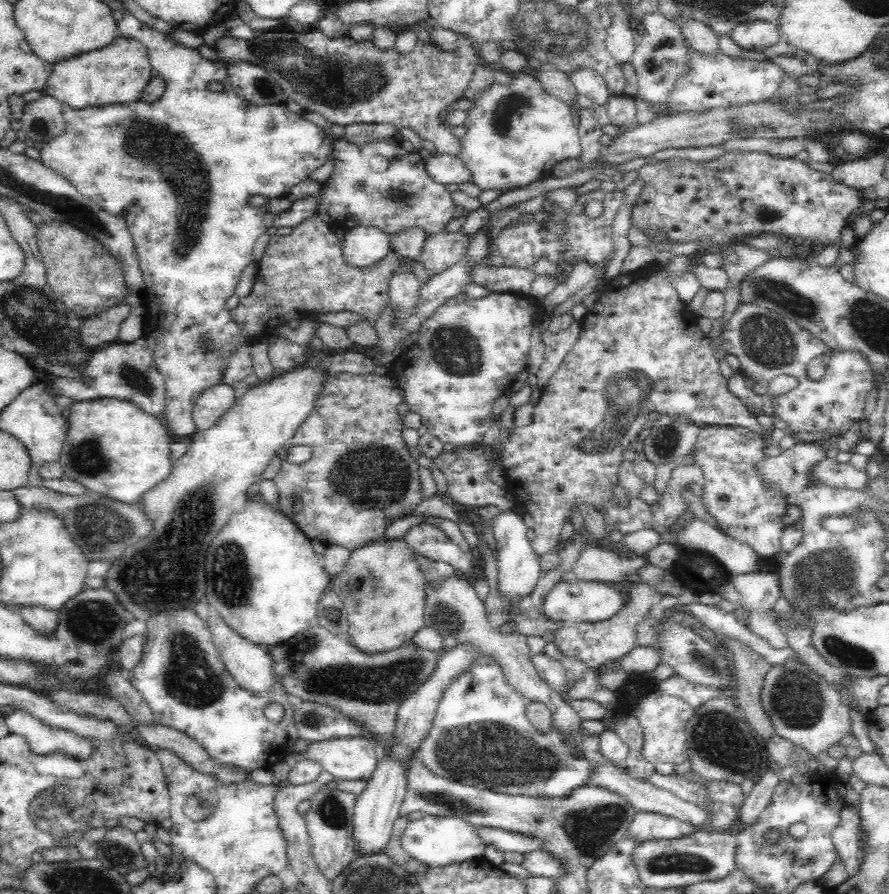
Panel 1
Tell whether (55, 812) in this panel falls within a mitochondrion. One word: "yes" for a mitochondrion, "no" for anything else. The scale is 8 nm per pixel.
yes

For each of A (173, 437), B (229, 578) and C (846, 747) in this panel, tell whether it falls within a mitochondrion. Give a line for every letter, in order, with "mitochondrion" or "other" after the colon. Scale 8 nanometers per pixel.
A: other
B: mitochondrion
C: other

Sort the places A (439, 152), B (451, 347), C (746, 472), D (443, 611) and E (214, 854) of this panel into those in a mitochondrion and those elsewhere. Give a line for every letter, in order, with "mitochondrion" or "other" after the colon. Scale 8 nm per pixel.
A: other
B: mitochondrion
C: other
D: mitochondrion
E: other

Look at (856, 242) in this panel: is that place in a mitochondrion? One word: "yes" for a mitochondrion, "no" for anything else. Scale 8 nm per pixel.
no

